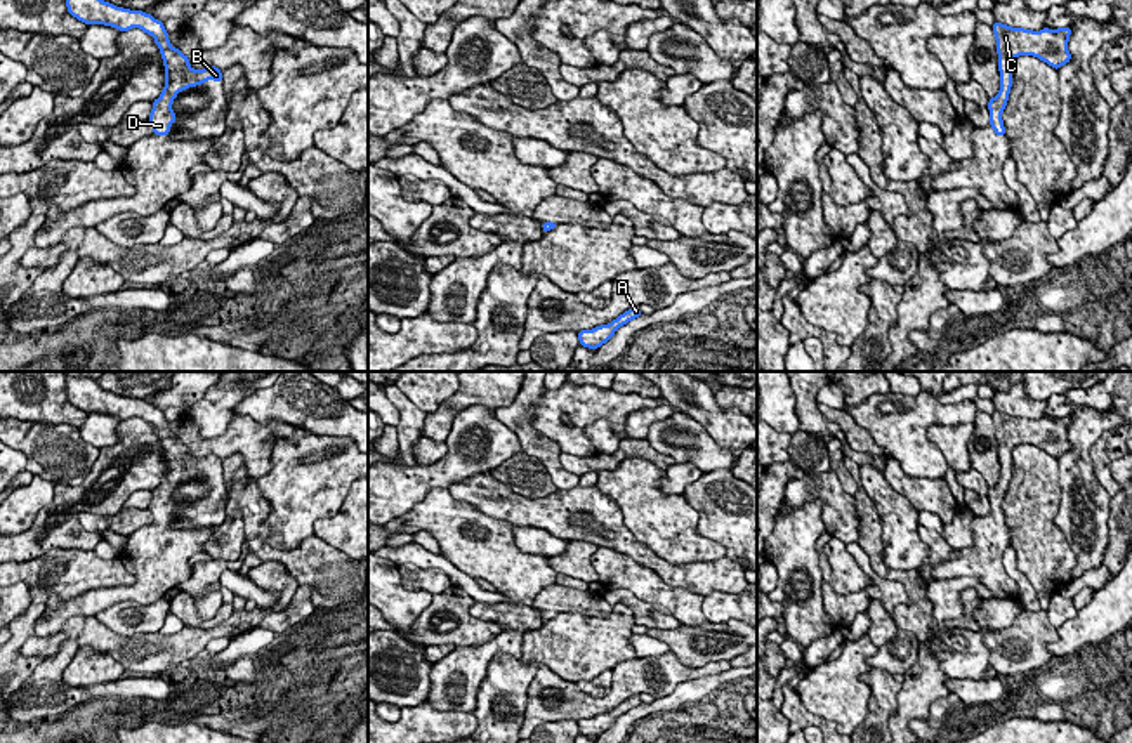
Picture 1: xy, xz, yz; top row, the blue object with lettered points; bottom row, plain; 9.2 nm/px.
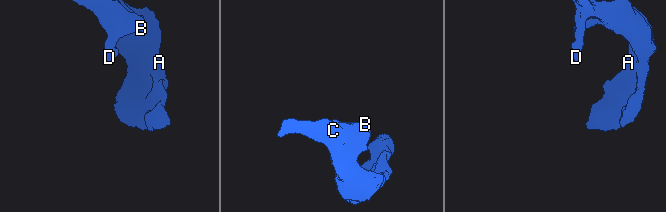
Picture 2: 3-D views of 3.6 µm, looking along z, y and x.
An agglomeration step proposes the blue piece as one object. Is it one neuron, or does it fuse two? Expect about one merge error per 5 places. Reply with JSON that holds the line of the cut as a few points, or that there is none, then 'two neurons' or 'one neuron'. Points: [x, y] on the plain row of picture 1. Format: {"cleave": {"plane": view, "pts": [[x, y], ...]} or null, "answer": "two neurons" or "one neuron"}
{"cleave": null, "answer": "one neuron"}

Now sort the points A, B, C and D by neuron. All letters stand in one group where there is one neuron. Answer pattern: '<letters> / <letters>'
A B C D

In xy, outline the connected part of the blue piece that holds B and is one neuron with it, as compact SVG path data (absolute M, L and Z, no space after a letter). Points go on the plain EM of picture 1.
M66 375L68 401L85 413L104 413L120 420L139 417L155 427L165 455L165 476L148 505L153 523L168 524L170 514L175 512L172 500L174 488L179 481L201 474L208 469L222 472L222 460L215 455L194 458L189 446L174 437L163 411L144 399L130 399L102 391L99 384L89 377Z

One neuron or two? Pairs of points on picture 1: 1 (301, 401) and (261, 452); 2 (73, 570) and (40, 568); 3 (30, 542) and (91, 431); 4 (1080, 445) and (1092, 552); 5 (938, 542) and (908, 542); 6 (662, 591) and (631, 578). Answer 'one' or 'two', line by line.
1: two
2: one
3: two
4: one
5: two
6: one

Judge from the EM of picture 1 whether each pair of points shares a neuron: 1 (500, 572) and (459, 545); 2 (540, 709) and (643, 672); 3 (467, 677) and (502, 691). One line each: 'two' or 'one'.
1: one
2: one
3: two

